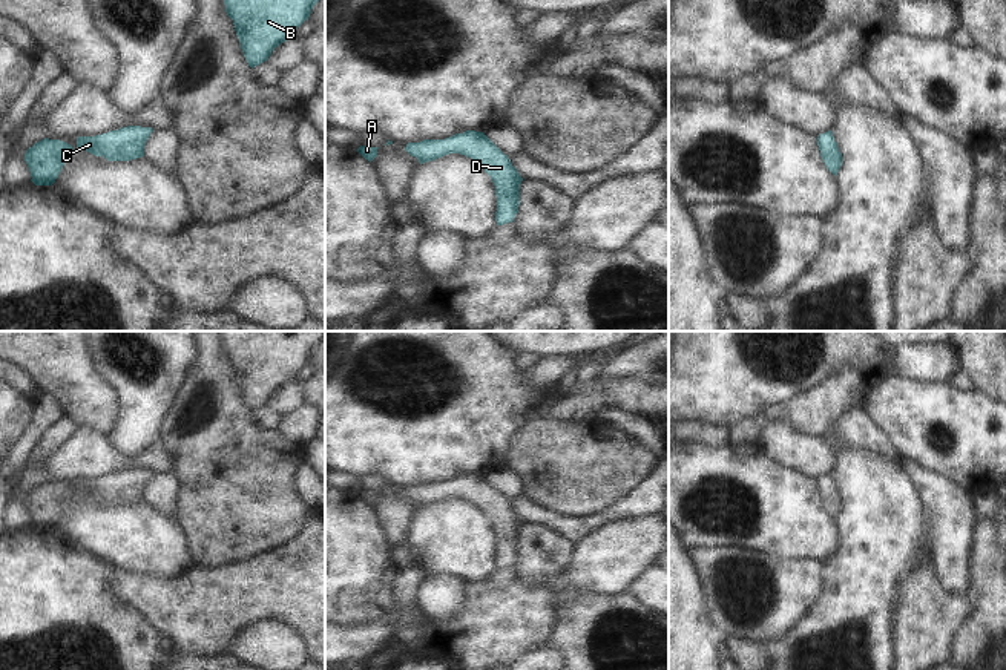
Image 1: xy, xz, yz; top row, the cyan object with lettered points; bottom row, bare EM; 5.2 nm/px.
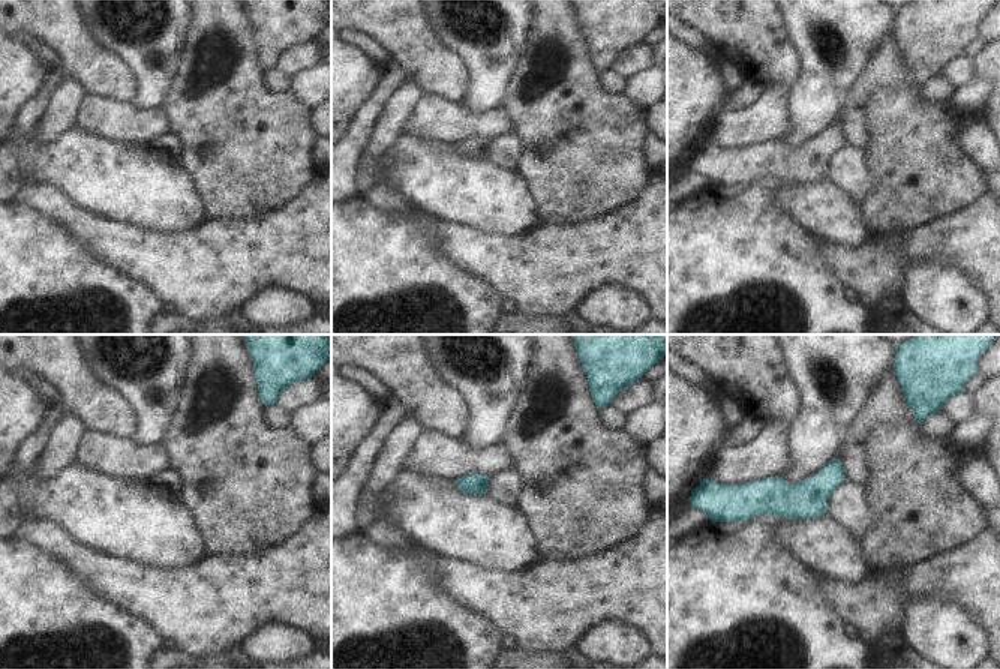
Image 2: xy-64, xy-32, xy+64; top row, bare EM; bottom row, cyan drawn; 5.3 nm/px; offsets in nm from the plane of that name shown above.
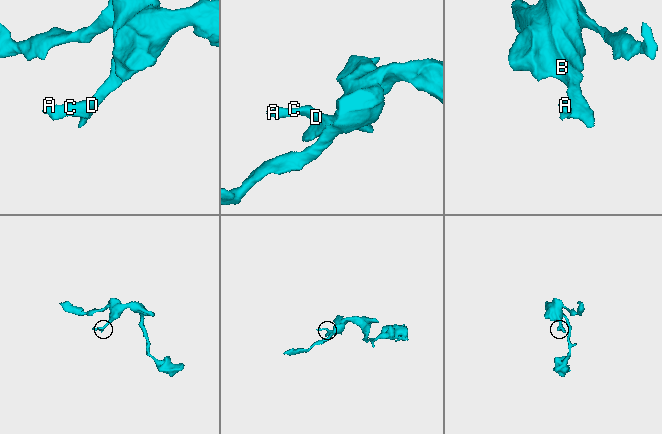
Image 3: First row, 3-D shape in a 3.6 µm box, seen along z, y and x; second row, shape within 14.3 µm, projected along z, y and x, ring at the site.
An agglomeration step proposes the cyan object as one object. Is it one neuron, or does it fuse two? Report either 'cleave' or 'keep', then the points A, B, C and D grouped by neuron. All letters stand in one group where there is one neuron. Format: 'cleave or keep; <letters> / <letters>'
keep; A B C D

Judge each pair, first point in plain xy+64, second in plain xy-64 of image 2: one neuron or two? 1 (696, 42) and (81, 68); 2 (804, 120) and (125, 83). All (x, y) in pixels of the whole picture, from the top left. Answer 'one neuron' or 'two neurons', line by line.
1: two neurons
2: two neurons

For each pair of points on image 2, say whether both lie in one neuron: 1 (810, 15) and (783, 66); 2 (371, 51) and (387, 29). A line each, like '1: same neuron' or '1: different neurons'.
1: different neurons
2: different neurons

